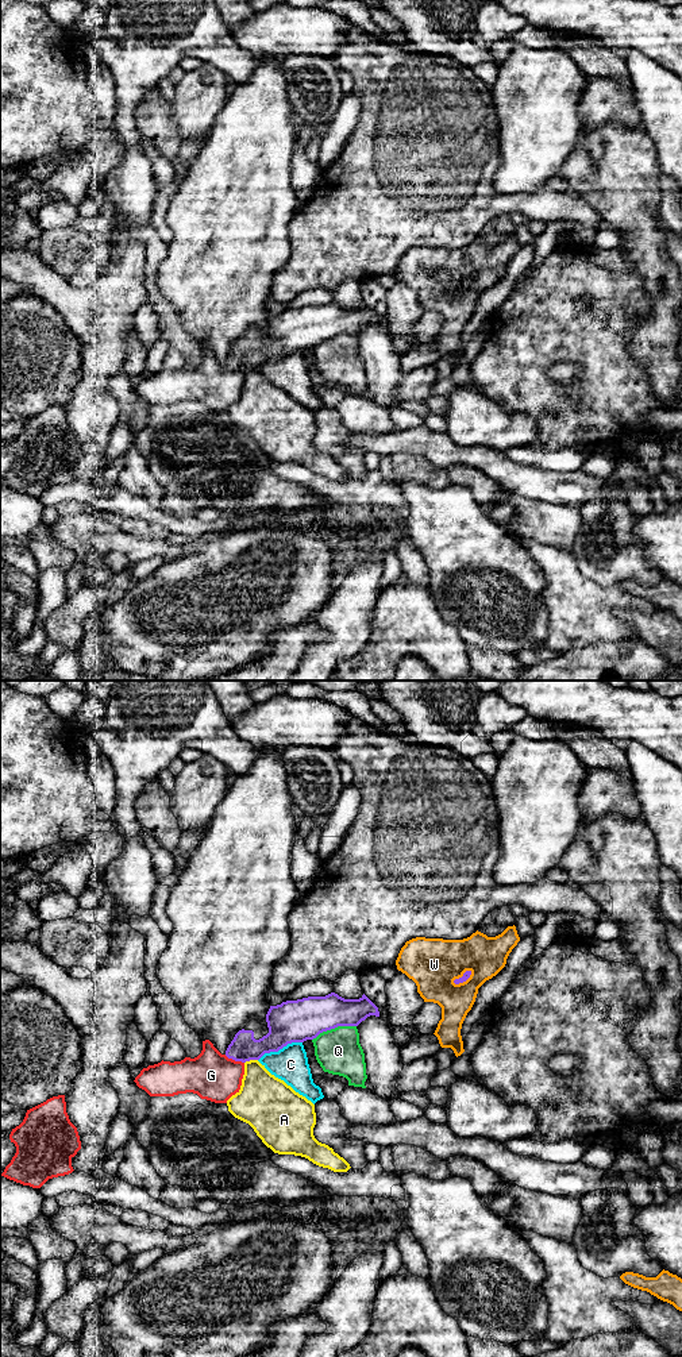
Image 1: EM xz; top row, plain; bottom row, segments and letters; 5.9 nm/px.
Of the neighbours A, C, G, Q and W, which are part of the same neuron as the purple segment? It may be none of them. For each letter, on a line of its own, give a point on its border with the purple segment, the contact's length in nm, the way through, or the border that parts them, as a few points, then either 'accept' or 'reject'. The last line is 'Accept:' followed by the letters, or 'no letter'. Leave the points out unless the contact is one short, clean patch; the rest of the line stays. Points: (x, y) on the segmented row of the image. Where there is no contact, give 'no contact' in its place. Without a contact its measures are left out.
A: meets purple in xz at (250, 1059); contact 80 nm long; border along xz (257, 1059), (250, 1059), (245, 1063); reject
C: meets purple in xz at (280, 1048); contact 280 nm long; reject
G: meets purple in xz at (234, 1059); contact 130 nm long; runs through xz (243, 1048), (234, 1059), (218, 1075), (211, 1075); accept
Q: meets purple in xz at (334, 1028); contact 280 nm long; reject
W: meets purple in xz at (463, 975); contact 140 nm long; reject
Accept: G

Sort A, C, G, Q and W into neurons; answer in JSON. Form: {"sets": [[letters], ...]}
{"sets": [["A"], ["C"], ["G"], ["Q"], ["W"]]}

